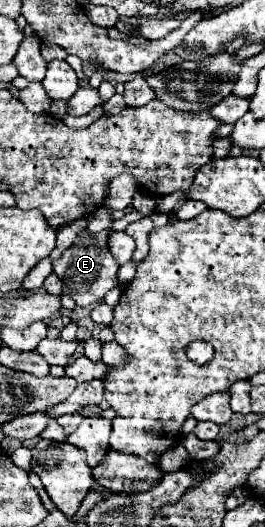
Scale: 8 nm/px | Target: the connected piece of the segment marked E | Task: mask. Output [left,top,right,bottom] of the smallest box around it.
[54,229,118,307]

